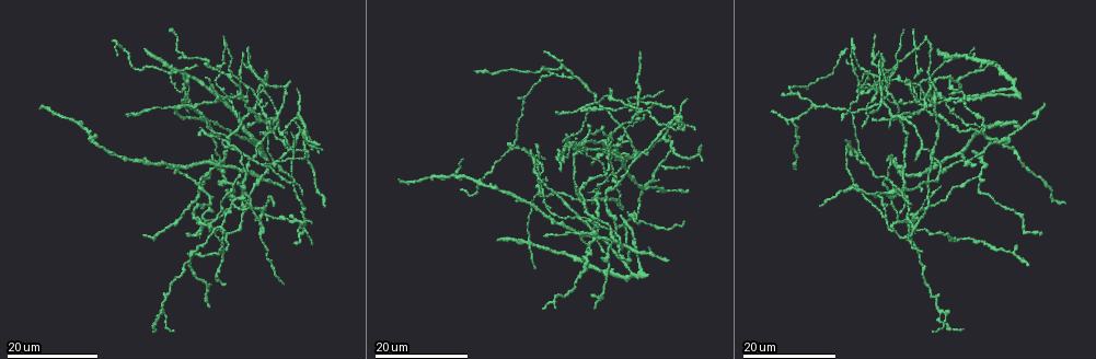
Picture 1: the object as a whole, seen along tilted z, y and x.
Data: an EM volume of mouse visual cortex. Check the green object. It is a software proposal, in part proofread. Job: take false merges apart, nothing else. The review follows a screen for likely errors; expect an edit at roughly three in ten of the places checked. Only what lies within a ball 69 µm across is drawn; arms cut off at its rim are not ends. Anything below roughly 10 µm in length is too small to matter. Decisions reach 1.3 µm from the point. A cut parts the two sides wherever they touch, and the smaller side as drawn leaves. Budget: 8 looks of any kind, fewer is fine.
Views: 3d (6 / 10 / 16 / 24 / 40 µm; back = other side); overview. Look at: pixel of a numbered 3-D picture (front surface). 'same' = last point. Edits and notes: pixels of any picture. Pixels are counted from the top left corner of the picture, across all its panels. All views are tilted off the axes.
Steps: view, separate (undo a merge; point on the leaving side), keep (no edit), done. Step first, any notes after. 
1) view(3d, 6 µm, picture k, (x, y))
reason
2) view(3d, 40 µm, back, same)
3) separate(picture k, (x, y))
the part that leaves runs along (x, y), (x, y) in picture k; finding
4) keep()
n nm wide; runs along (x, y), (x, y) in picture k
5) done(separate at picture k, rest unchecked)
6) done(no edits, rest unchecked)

view(3d, 24 µm, picture 1, (184, 75))
branch point

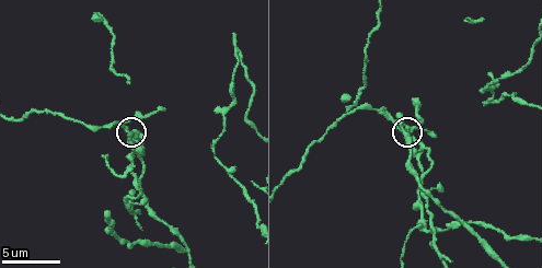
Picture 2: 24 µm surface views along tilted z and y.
view(3d, 6 µm, picture 2, (128, 137))

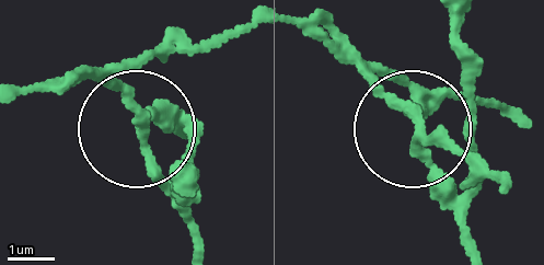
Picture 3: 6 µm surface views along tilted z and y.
separate(picture 3, (452, 147))
200 nm wide; a second neuron is stuck on

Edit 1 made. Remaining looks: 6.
view(3d, 16 µm, picture 1, (926, 95))

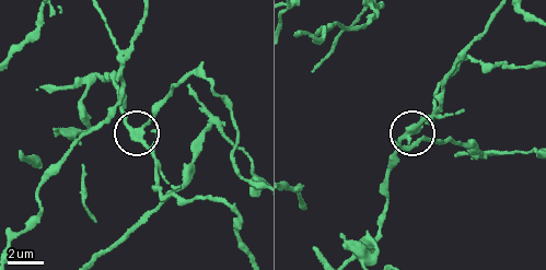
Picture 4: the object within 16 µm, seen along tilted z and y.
view(3d, 6 µm, picture 4, (140, 128))
closer look

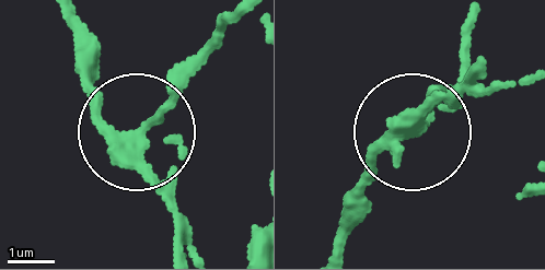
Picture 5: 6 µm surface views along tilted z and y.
keep()
280 nm wide; runs along (188, 239), (146, 161), (142, 129), (212, 43) in picture 5; continuous, no second neuron

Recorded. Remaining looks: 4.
view(3d, 24 µm, picture 1, (990, 140))
four-way junction

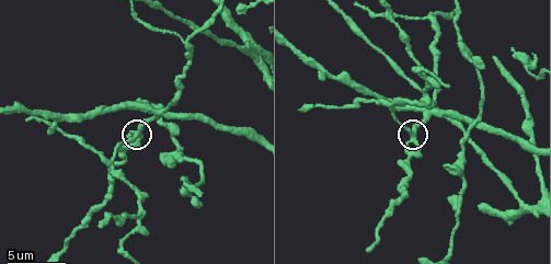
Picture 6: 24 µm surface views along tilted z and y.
view(3d, 6 µm, picture 6, (135, 134))
zoom in

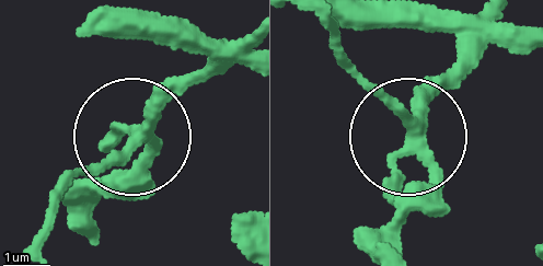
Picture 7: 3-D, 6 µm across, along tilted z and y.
keep()
side arm 28 µm; runs along (493, 23), (466, 77), (408, 138), (434, 214) in picture 7; continuous, no second neuron

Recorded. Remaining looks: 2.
view(3d, 16 µm, picture 1, (794, 125))
sudden change in width

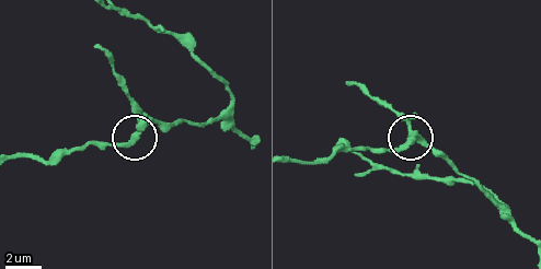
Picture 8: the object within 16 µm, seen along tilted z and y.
view(3d, 10 µm, picture 8, (129, 139))
closer look

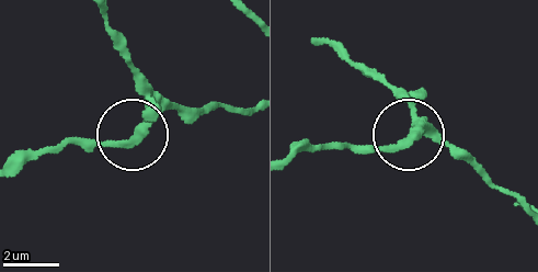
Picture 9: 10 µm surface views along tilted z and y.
keep()
runs along (523, 208), (416, 128), (386, 145), (346, 143) in picture 9; continuous, no second neuron

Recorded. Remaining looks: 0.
done(separate at picture 3, rest unchecked)

